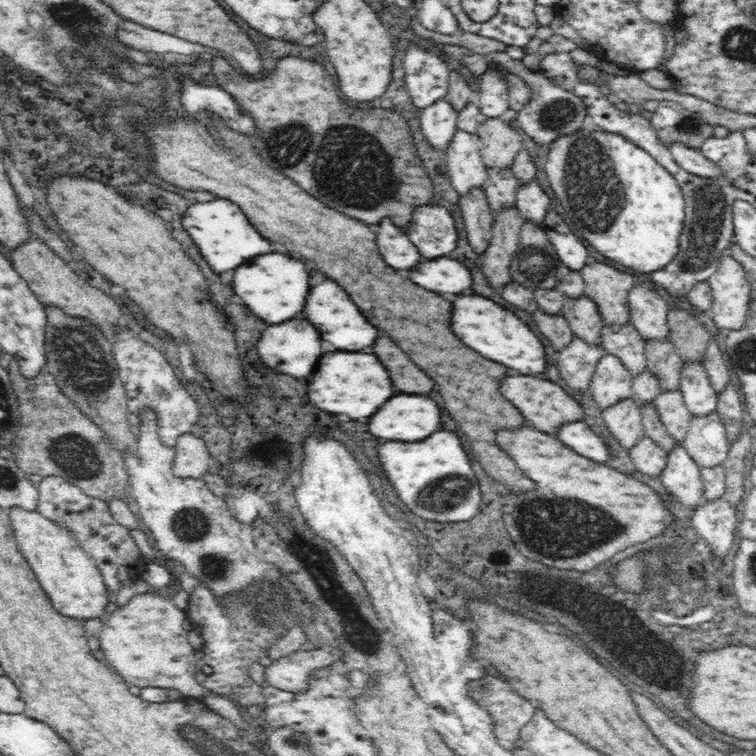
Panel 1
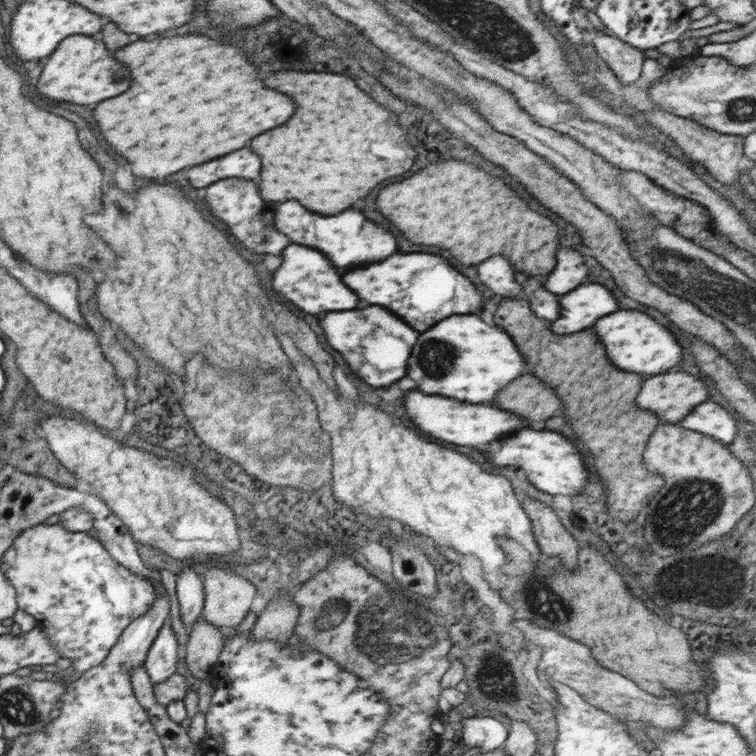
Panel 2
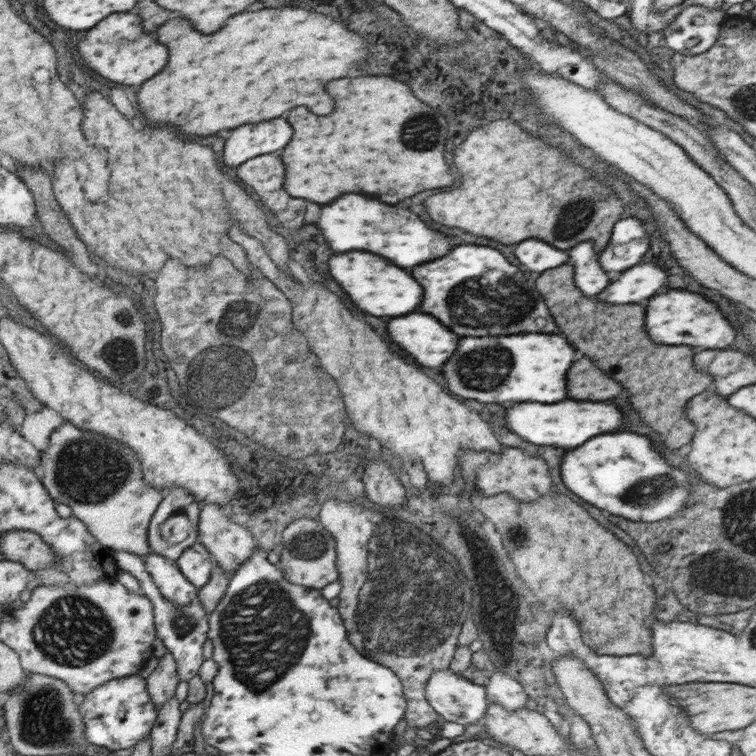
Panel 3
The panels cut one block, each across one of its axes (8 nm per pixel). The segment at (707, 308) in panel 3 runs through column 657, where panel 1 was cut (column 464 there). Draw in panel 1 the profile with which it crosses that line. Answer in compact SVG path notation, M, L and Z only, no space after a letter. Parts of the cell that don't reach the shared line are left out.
M456 294L452 303L450 329L460 340L484 358L507 366L520 375L540 375L548 369L544 344L538 336L510 309L494 304L492 300L476 294Z

